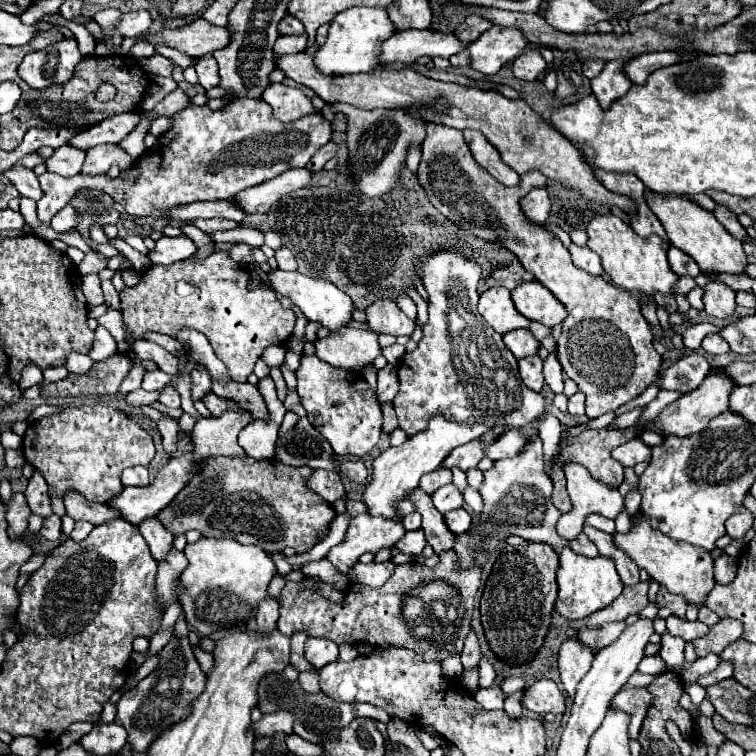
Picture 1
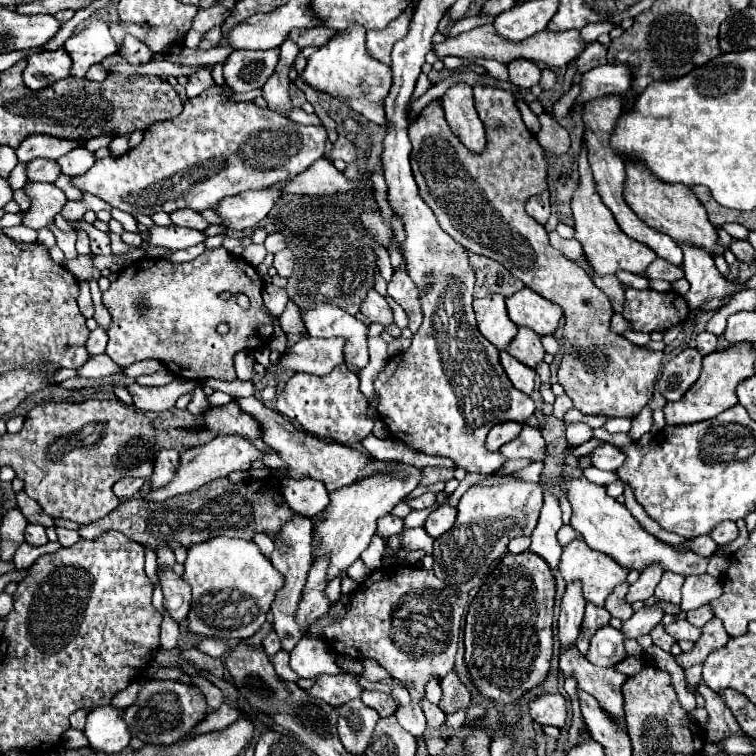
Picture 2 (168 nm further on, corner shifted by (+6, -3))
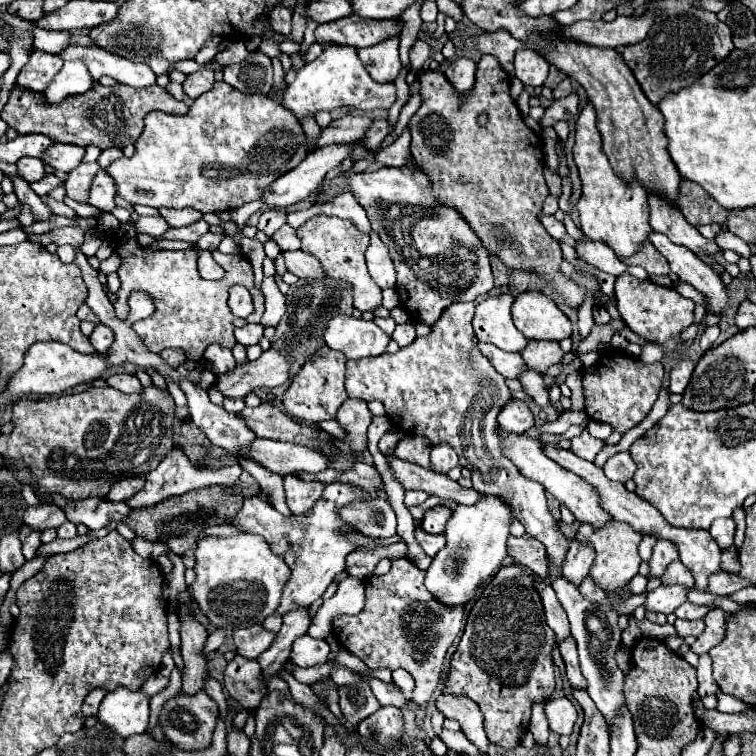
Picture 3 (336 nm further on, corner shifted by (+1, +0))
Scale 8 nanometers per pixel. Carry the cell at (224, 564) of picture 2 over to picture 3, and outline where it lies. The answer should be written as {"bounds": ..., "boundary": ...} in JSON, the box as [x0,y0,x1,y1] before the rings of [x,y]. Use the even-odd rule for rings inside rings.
{"bounds":[190,534,290,630],"boundary":[[[256,534],[240,536],[206,536],[196,548],[196,580],[190,586],[192,598],[214,628],[234,630],[262,624],[282,598],[282,590],[290,580],[290,568],[278,558],[268,542]]]}

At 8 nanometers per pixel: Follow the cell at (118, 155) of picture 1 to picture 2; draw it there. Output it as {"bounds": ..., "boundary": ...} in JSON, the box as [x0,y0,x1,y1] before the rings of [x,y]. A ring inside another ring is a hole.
{"bounds":[57,147,95,177],"boundary":[[[77,147],[69,153],[65,153],[63,157],[59,157],[57,163],[61,167],[61,173],[77,177],[81,173],[87,173],[91,169],[91,165],[95,163],[95,159],[93,159],[93,153],[89,153],[85,147]]]}

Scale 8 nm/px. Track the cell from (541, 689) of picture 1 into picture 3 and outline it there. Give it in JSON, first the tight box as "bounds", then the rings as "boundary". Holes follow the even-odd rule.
{"bounds":[544,698,576,734],"boundary":[[[552,698],[544,706],[546,718],[550,722],[550,730],[558,734],[572,734],[572,726],[576,722],[576,708],[568,698]]]}

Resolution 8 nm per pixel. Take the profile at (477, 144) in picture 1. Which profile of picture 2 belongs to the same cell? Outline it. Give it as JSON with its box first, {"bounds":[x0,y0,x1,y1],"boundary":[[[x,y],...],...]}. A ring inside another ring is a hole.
{"bounds":[441,81,485,153],"boundary":[[[463,81],[453,83],[441,101],[447,123],[461,143],[477,153],[485,149],[485,129],[473,107],[473,87]]]}

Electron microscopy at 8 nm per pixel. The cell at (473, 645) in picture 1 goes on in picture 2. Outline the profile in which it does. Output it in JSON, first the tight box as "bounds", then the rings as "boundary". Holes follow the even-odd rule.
{"bounds":[439,671,471,713],"boundary":[[[451,671],[443,681],[441,681],[441,689],[443,689],[443,697],[439,701],[439,709],[443,713],[455,713],[459,709],[467,709],[471,695],[469,691],[461,685],[459,677],[455,675],[455,671]]]}

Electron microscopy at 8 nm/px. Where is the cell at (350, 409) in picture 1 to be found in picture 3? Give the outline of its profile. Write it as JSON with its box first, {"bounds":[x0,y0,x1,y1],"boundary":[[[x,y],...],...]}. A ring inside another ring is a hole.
{"bounds":[282,346,348,424],"boundary":[[[328,346],[322,348],[320,356],[306,362],[300,372],[292,378],[290,388],[286,390],[286,394],[282,396],[282,404],[284,410],[288,414],[292,414],[298,420],[304,420],[308,424],[318,424],[322,420],[334,420],[338,408],[342,406],[342,402],[348,398],[346,388],[344,388],[344,372],[346,372],[346,356],[338,354],[334,350],[330,350]]]}

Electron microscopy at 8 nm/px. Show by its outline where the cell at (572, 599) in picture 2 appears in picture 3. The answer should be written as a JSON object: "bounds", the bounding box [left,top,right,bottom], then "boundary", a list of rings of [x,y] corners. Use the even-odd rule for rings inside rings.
{"bounds":[562,540,594,586],"boundary":[[[572,540],[562,564],[562,574],[568,582],[572,582],[574,586],[580,586],[582,580],[588,576],[592,562],[594,562],[594,554],[590,546],[582,546],[576,540]]]}

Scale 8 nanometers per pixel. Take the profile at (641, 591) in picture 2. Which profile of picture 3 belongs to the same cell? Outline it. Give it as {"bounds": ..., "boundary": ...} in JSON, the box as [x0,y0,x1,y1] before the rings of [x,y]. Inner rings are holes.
{"bounds":[648,542,678,578],"boundary":[[[656,542],[652,558],[650,558],[650,574],[648,578],[660,578],[666,570],[666,566],[678,558],[678,550],[674,550],[674,546],[670,546],[670,542]]]}

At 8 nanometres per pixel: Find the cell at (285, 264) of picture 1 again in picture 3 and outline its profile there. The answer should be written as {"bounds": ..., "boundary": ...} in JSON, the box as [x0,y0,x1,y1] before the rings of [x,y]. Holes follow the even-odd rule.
{"bounds":[282,250,326,278],"boundary":[[[302,250],[282,252],[282,256],[286,260],[288,272],[296,274],[298,278],[324,278],[326,276],[322,266],[320,266],[320,262],[314,256],[302,252]]]}

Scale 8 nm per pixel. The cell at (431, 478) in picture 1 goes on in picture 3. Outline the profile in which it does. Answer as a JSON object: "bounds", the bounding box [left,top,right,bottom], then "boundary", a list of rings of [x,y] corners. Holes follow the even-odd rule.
{"bounds":[430,446,458,474],"boundary":[[[434,446],[432,454],[430,454],[430,462],[432,462],[432,470],[438,474],[448,474],[454,466],[458,466],[458,454],[450,448],[450,446]]]}

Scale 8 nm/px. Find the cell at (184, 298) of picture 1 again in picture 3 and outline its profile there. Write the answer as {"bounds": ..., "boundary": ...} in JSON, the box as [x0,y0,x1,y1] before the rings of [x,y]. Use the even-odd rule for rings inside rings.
{"bounds":[114,240,264,362],"boundary":[[[128,240],[128,244],[124,248],[118,248],[120,250],[120,256],[122,256],[122,264],[118,268],[118,276],[120,276],[120,290],[116,292],[116,302],[114,302],[114,310],[116,310],[116,316],[120,320],[126,320],[128,318],[128,296],[132,290],[144,290],[148,292],[154,302],[156,302],[156,312],[146,318],[146,320],[140,320],[140,322],[134,322],[132,324],[132,330],[140,336],[142,344],[150,350],[150,352],[160,352],[164,348],[176,348],[176,350],[182,350],[186,354],[186,360],[188,362],[202,362],[204,360],[204,350],[210,346],[210,344],[220,344],[224,348],[234,348],[236,344],[236,338],[234,338],[234,328],[242,328],[246,326],[248,322],[260,322],[262,314],[264,314],[264,296],[262,292],[258,292],[254,288],[254,272],[252,272],[252,264],[248,262],[248,258],[244,254],[222,254],[218,250],[212,252],[216,264],[220,264],[224,268],[224,278],[222,280],[204,280],[198,272],[198,266],[196,266],[196,260],[198,260],[198,254],[194,248],[190,250],[182,250],[182,252],[172,252],[172,250],[142,250],[138,246],[136,240]],[[234,284],[242,284],[250,290],[252,298],[254,298],[254,312],[248,316],[248,318],[236,318],[228,306],[228,288],[234,286]]]}

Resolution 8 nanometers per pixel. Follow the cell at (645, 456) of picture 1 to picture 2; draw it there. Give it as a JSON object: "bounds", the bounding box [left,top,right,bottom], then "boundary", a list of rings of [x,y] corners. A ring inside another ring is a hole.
{"bounds":[589,443,625,471],"boundary":[[[601,443],[589,453],[589,459],[591,459],[591,465],[597,467],[597,469],[615,471],[625,461],[625,455],[615,445]]]}

